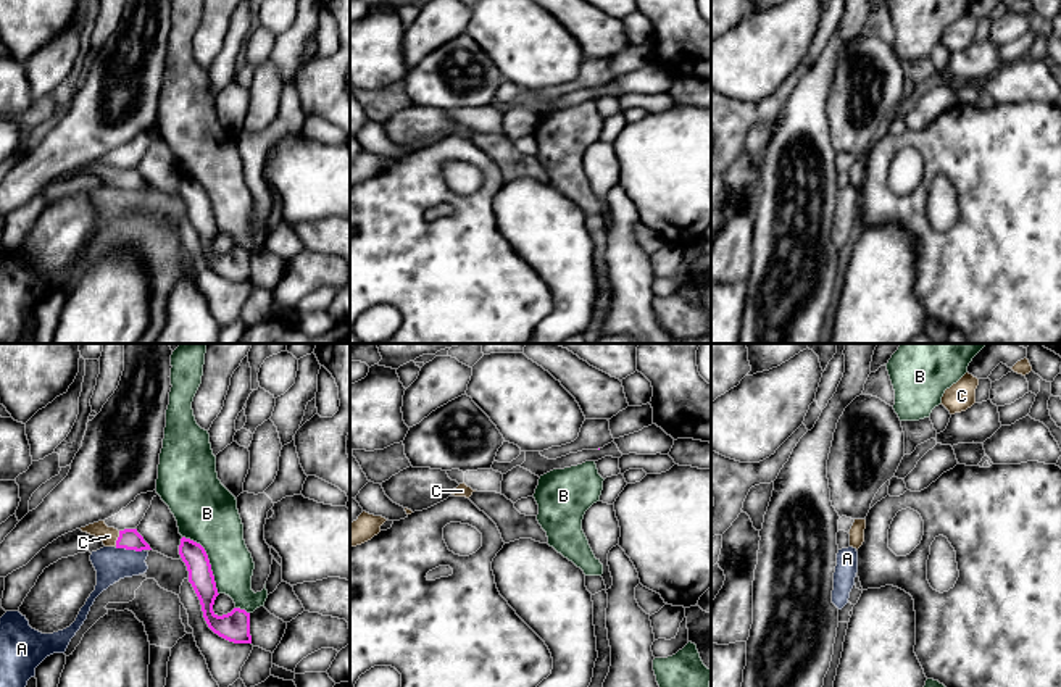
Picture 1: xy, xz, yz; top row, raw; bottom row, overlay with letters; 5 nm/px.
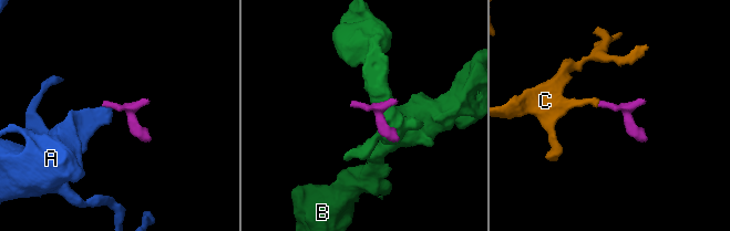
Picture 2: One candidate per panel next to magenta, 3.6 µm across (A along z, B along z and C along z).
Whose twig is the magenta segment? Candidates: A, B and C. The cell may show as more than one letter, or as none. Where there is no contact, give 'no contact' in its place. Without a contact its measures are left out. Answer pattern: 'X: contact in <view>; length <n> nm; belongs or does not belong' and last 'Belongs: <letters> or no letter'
A: contact in xy; length 150 nm; does not belong
B: contact in xy; length 340 nm; does not belong
C: contact in xy; length 80 nm; belongs
Belongs: C

